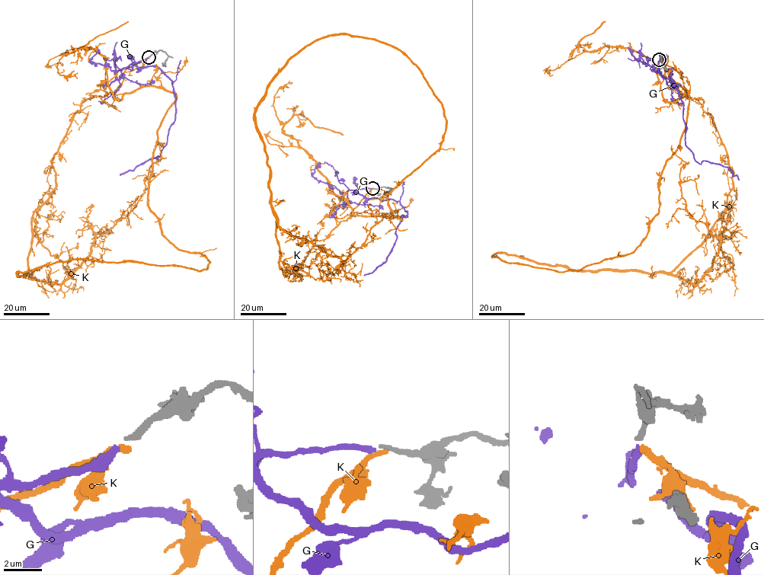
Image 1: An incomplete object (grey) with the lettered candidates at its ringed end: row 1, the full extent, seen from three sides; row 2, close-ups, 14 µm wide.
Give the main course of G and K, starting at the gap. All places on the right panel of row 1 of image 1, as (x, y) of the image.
G: (659, 60), (672, 70), (682, 103), (685, 145), (700, 164), (726, 166), (739, 180)
K: (659, 60), (701, 98), (733, 172), (720, 218), (671, 272), (696, 285), (720, 238), (686, 209), (671, 145)

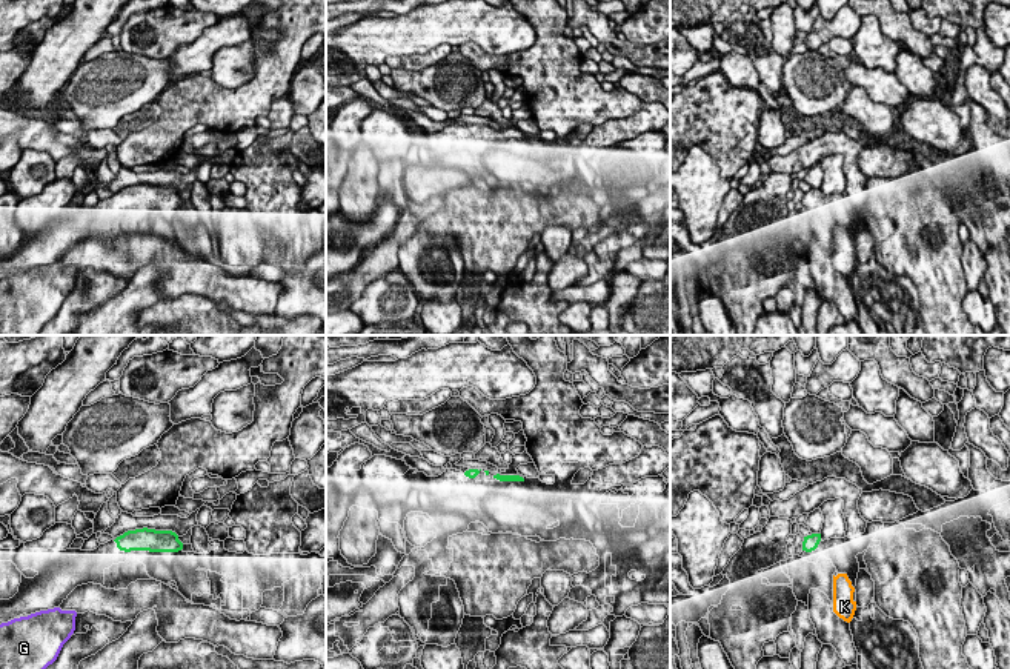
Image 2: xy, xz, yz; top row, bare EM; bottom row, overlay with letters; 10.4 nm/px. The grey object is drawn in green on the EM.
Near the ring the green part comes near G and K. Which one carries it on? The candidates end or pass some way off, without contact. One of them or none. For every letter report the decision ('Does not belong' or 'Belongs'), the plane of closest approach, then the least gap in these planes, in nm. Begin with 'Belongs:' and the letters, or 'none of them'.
Belongs: G
G: Belongs. Closest in xy. Distance 800 nm
K: Does not belong. Closest in yz. Distance 340 nm

